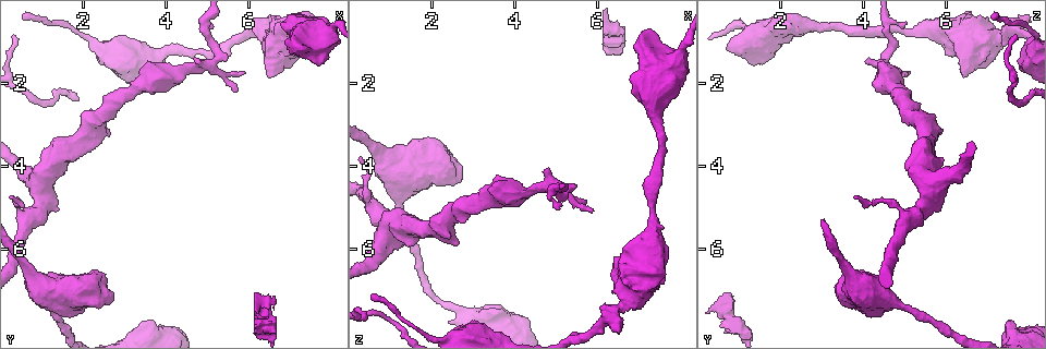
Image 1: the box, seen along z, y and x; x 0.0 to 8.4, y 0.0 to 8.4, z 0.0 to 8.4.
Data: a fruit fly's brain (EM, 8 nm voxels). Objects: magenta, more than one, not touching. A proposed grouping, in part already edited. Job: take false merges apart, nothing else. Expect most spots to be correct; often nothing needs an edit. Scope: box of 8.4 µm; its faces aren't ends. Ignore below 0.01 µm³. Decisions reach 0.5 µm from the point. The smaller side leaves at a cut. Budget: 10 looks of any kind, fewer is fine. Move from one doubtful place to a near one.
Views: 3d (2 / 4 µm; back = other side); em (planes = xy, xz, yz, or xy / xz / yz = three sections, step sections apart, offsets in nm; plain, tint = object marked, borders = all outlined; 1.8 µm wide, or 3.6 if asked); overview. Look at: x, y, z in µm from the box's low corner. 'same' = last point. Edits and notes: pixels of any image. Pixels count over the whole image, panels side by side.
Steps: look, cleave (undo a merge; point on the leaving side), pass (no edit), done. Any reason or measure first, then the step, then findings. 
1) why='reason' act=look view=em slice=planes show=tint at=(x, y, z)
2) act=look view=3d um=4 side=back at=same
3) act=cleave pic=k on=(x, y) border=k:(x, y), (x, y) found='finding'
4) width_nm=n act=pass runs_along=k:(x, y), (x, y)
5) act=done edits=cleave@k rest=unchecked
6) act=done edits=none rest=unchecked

why='calibre changes' act=look view=em um=3.6 slice=planes show=tint at=(1.90, 6.95, 4.00)

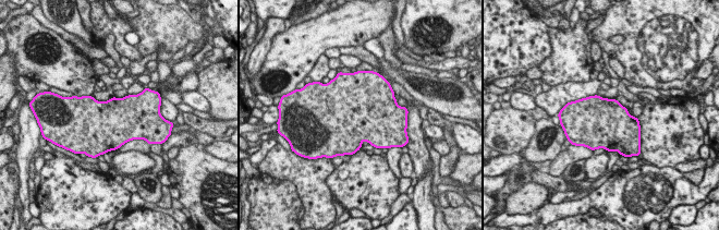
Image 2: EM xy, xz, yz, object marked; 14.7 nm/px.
act=pass found='all the same neuron'

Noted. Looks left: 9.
why='branch point' act=look view=em slice=planes show=plain at=(0.75, 5.40, 5.10)

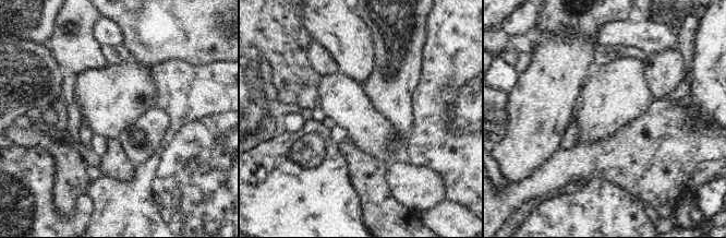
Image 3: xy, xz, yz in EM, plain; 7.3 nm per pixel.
why='with the object marked' act=look view=em slice=planes show=tint at=same

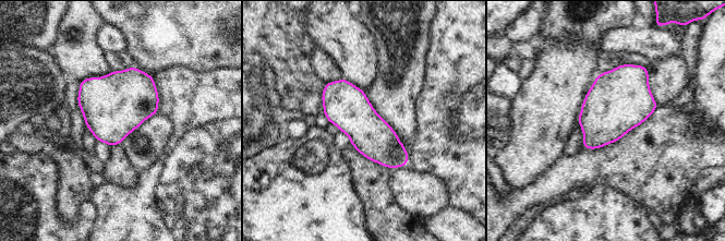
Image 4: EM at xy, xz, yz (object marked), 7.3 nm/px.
width_nm=320 act=pass found='one neuron here'

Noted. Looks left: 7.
why='sharp bend' act=look view=em um=3.6 slice=yz step=8 show=tint at=(6.80, 0.90, 7.15)

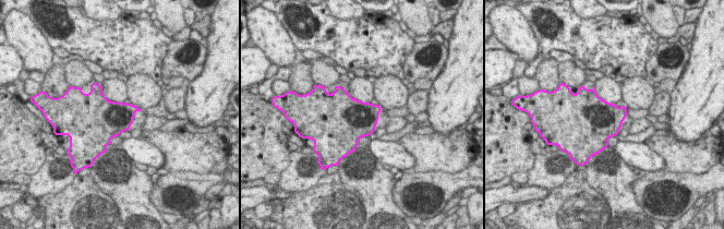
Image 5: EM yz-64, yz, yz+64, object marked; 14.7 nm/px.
act=look view=em um=3.6 slice=planes show=tint at=same

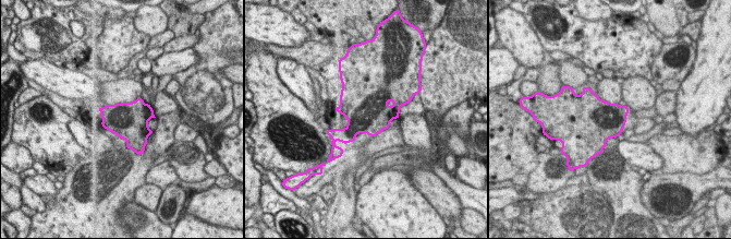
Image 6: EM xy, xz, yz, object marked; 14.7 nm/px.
act=pass found='one neuron here'

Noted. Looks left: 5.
act=look view=em slice=planes show=tint at=(6.30, 7.60, 0.80)

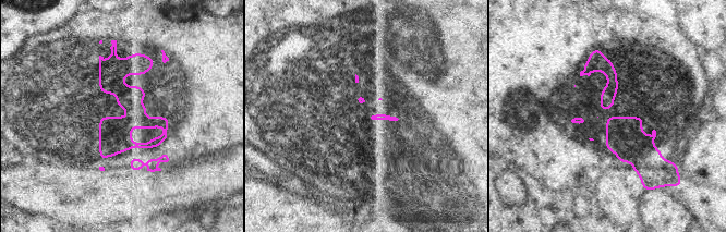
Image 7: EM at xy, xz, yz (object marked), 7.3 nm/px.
act=cleave pic=7 on=(126, 93) border=7:(132, 114), (141, 116) found='two neurons meet here'

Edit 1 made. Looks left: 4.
act=done edits=cleave@7 rest=unchecked

